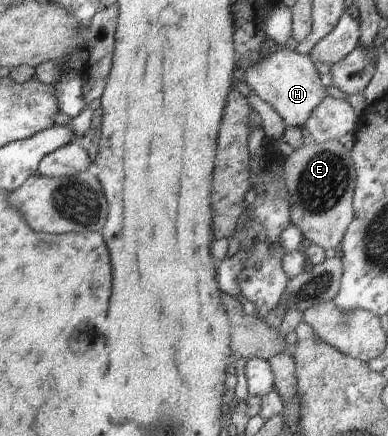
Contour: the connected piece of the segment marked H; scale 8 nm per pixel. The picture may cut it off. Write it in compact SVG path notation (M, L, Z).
M286 46L261 61L247 62L244 68L245 82L255 94L278 112L287 127L304 127L315 108L329 96L313 60L308 55L297 53L291 46Z

